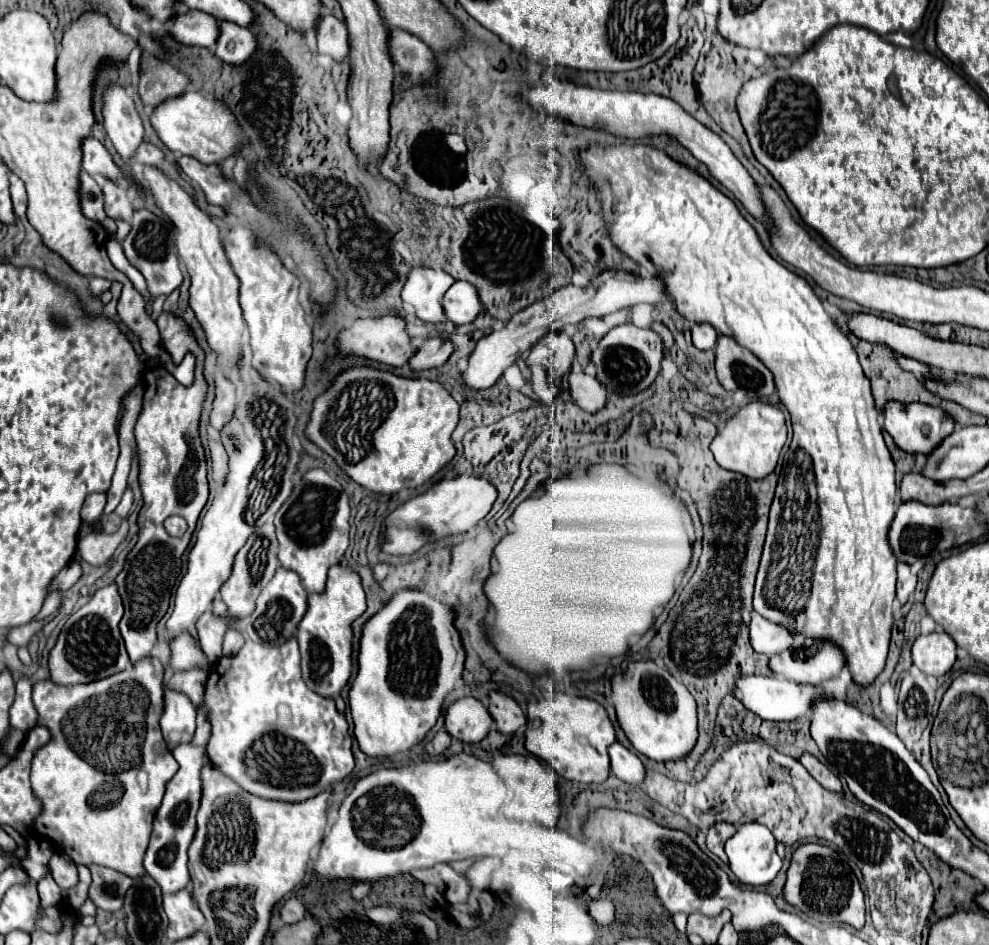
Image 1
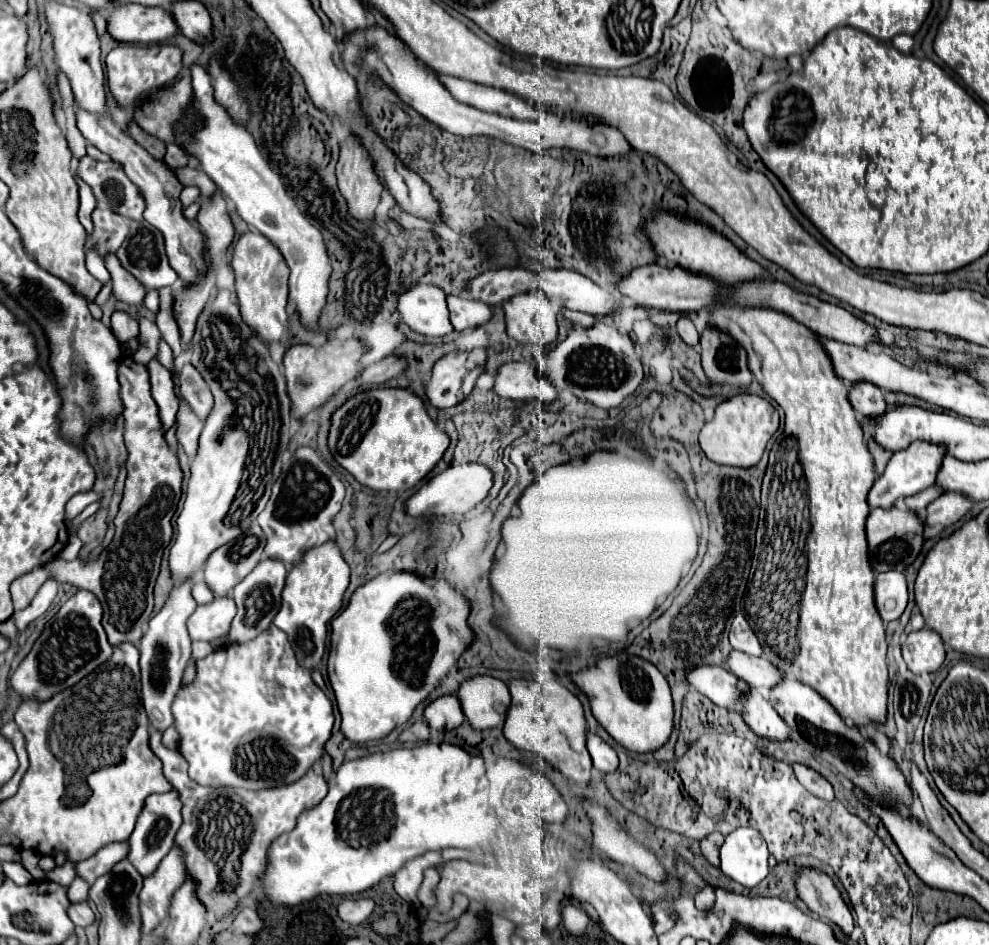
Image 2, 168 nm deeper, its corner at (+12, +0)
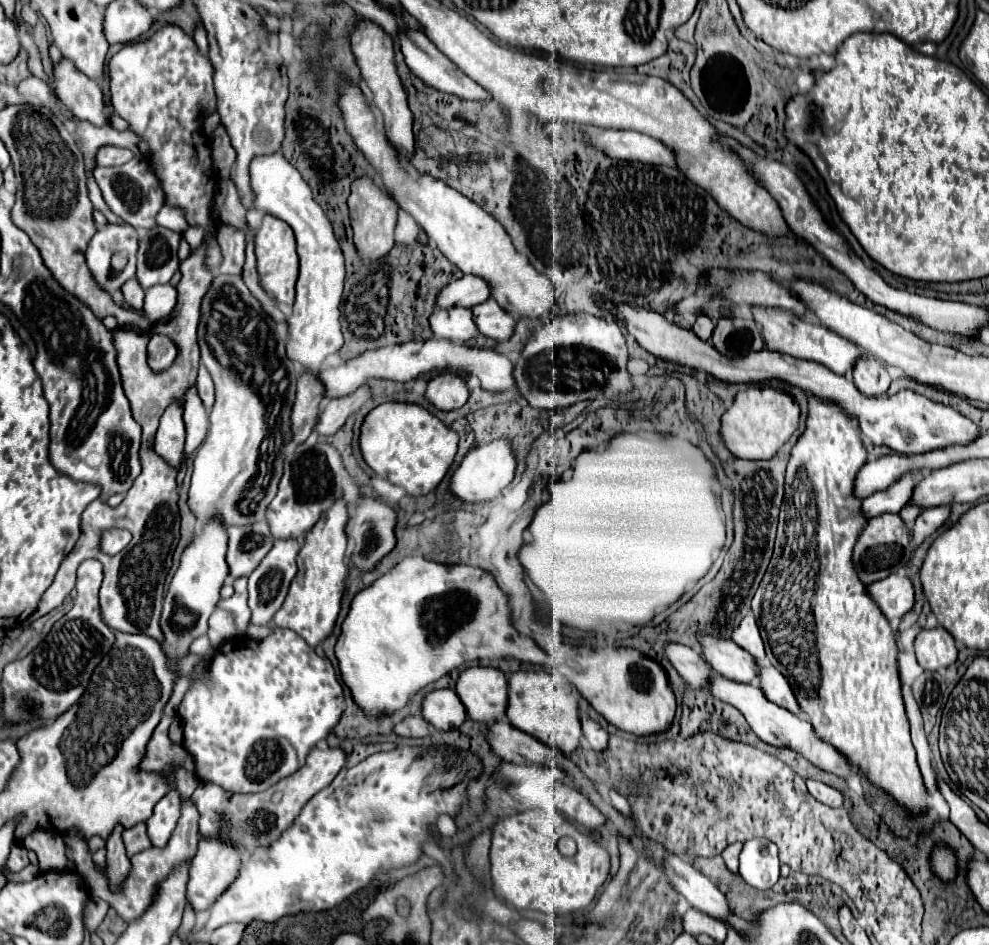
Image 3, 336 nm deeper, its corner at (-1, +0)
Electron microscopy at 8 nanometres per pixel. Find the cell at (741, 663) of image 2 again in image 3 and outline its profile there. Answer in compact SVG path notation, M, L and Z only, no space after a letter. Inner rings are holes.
M701 637L703 657L709 665L727 679L757 685L759 683L759 665L753 655L749 655L735 641Z

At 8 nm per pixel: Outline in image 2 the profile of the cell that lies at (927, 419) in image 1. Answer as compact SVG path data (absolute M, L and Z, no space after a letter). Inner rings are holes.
M856 383L848 391L850 405L854 411L866 415L866 417L878 417L886 411L886 401L884 395L880 393L878 387L872 387L872 383Z

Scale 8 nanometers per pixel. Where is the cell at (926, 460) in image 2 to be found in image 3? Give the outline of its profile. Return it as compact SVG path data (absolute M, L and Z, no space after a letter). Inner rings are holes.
M905 473L901 479L891 483L885 491L877 491L863 499L863 511L865 517L877 517L881 513L899 513L905 505L909 505L913 491L919 483L921 475L919 473Z

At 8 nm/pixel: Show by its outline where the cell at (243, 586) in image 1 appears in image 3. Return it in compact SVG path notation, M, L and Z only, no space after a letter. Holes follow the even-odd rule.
M267 523L229 527L227 535L229 535L227 565L231 579L251 575L251 571L257 569L257 565L263 561L263 557L271 551L275 543Z

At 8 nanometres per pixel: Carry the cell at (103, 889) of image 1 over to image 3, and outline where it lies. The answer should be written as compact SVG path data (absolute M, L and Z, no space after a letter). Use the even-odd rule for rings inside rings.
M139 823L137 827L131 827L129 831L123 831L123 843L125 843L125 851L129 857L145 851L151 847L147 831L145 831L145 823Z

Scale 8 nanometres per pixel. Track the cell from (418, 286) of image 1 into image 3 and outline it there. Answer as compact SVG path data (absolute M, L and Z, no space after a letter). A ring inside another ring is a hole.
M435 307L435 311L429 317L429 325L435 337L439 339L467 341L479 335L471 319L471 311L465 307L449 307L449 309Z

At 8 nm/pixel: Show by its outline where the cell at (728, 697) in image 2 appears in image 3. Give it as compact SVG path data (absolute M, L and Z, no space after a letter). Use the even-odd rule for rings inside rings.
M671 643L665 647L667 659L673 663L673 667L679 671L679 675L691 685L693 689L709 689L709 677L715 675L713 667L703 659L699 651L693 651L691 647Z

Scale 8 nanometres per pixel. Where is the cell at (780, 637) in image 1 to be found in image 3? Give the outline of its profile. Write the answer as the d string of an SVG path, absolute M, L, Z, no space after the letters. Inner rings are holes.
M747 615L741 625L737 627L737 631L733 631L733 639L739 647L743 647L745 651L749 651L755 659L763 659L765 657L765 647L763 647L763 639L759 635L759 627L755 623L753 615Z

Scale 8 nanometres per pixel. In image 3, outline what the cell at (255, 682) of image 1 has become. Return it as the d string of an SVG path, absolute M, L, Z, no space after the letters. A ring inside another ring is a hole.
M271 627L271 635L257 641L257 639L249 639L249 637L235 637L225 641L217 653L213 655L209 667L207 667L207 679L205 681L195 681L191 685L191 689L185 693L179 709L177 709L177 717L183 721L183 747L191 753L191 757L195 759L195 773L201 781L209 781L215 783L219 787L223 787L225 791L231 793L261 793L267 791L269 787L273 787L275 783L279 783L281 779L293 775L295 771L299 771L305 765L305 757L307 753L321 745L327 735L333 731L333 727L339 723L341 715L343 715L343 687L337 681L335 669L329 661L321 659L307 643L301 635L297 635L295 631L289 629L281 629L281 627Z

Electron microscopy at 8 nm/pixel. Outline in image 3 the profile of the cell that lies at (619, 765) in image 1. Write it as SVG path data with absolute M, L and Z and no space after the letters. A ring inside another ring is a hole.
M581 715L581 723L583 723L585 741L589 743L589 747L595 751L605 751L605 747L609 747L609 733L587 715Z

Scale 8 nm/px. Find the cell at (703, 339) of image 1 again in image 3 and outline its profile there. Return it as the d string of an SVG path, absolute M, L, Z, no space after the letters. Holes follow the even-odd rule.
M699 315L699 317L695 319L695 323L693 323L693 331L695 331L695 335L697 335L699 339L709 341L709 339L711 339L711 333L713 333L713 323L711 323L711 319L705 317L705 315Z

